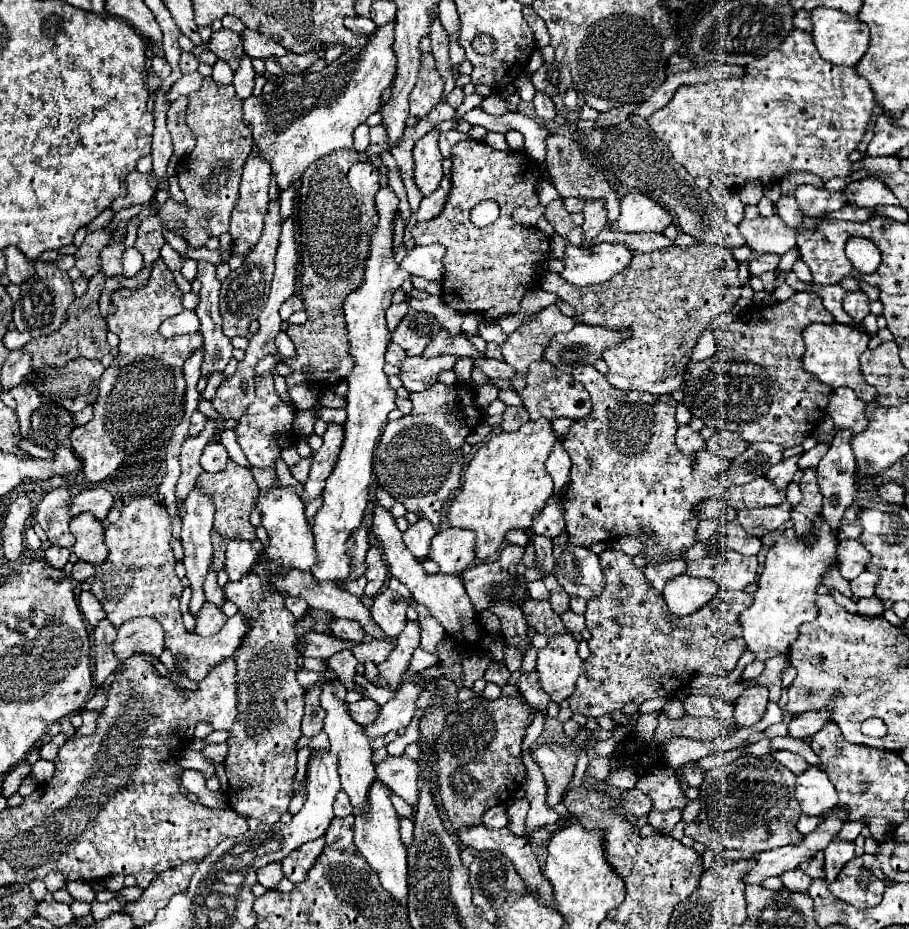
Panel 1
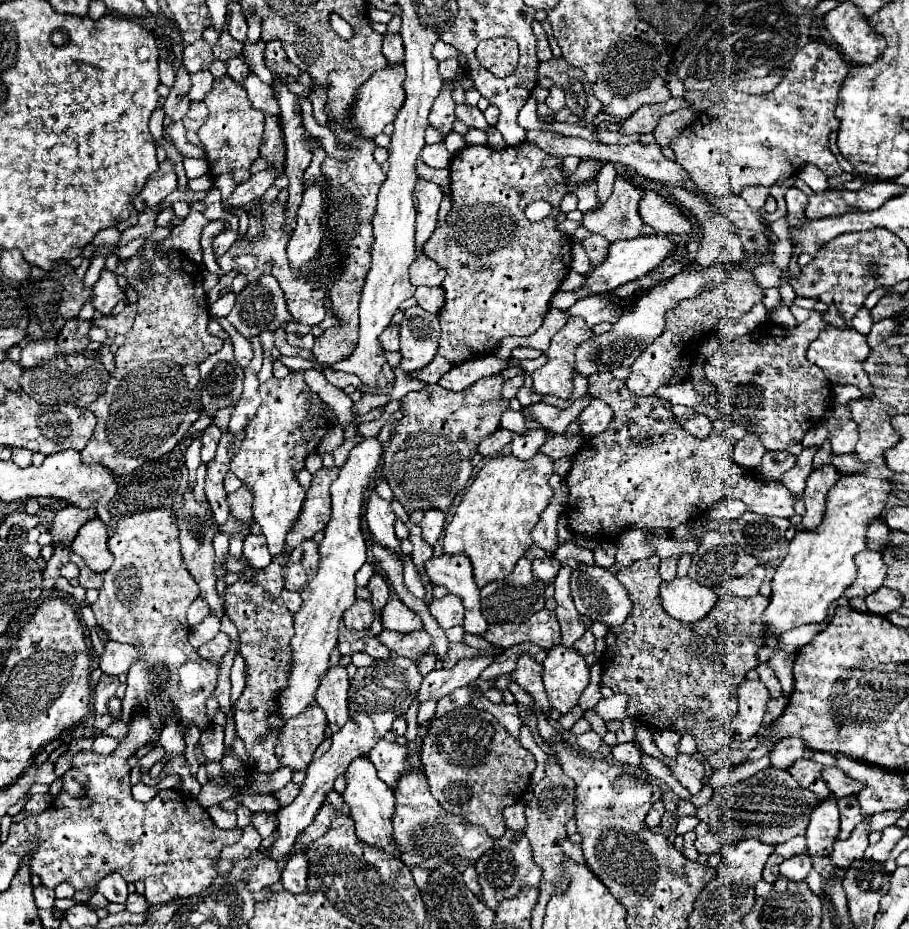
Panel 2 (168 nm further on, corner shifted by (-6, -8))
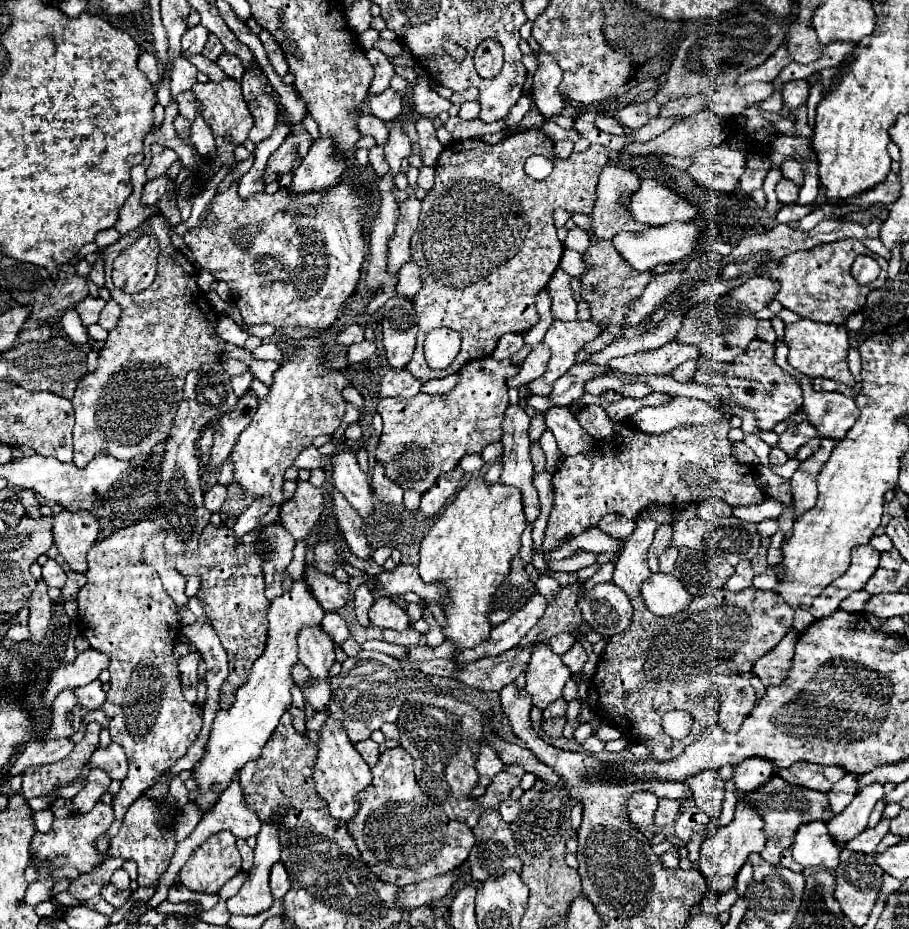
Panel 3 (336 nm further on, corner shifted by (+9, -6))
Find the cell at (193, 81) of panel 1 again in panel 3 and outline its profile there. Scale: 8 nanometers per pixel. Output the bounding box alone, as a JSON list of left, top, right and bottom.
[172,57,198,97]

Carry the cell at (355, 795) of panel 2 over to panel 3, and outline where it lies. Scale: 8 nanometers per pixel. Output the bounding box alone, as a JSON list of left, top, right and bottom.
[314,717,372,823]

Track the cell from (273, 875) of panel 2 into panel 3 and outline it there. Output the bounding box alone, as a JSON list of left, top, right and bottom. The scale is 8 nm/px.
[236,839,254,871]

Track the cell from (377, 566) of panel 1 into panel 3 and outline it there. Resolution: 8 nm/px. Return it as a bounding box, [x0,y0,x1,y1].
[354,583,374,627]

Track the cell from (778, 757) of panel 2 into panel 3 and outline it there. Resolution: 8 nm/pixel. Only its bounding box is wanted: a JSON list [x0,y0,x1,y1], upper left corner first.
[734,757,774,791]

